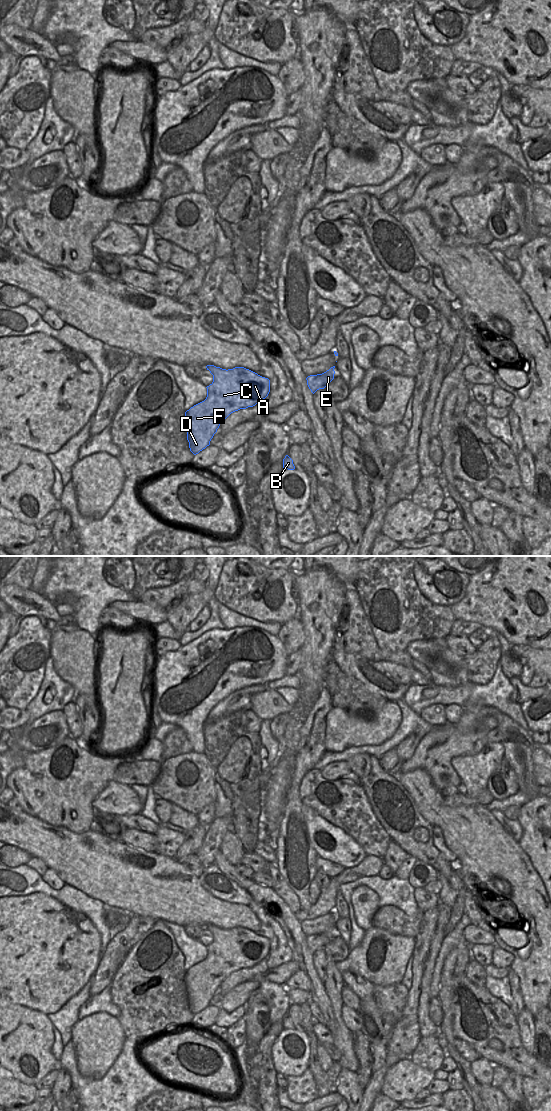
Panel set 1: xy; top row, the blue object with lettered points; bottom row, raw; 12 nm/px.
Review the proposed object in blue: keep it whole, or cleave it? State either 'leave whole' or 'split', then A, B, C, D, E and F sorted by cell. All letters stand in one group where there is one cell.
split; groups A B C D F / E

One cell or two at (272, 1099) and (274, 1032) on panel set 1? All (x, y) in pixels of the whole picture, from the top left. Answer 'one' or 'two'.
one

